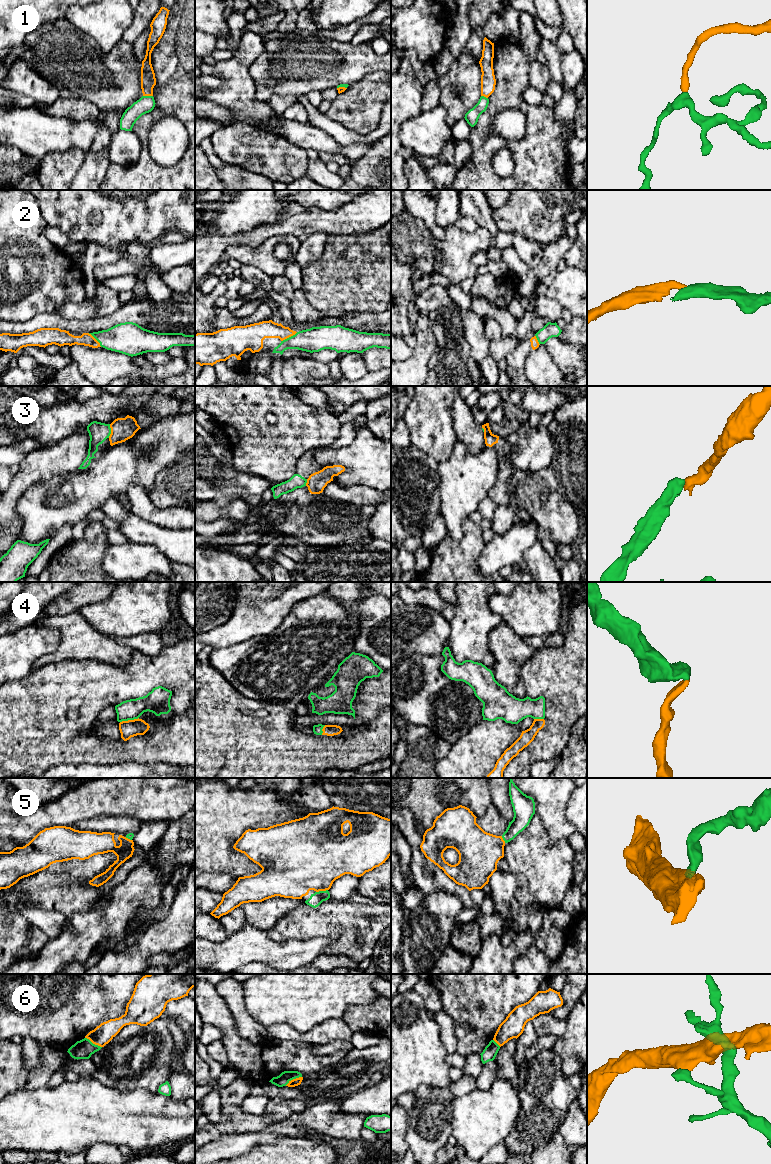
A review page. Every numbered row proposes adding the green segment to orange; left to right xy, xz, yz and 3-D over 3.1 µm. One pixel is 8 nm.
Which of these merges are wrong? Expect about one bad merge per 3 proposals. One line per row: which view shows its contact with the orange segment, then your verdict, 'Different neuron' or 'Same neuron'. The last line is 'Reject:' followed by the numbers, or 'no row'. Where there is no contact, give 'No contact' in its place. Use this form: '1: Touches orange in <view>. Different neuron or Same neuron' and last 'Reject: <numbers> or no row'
1: Touches orange in xy. Different neuron
2: Touches orange in xz. Same neuron
3: Touches orange in xy. Different neuron
4: Touches orange in xy. Same neuron
5: Touches orange in xz. Same neuron
6: Touches orange in xz. Different neuron
Reject: 1, 3, 6

